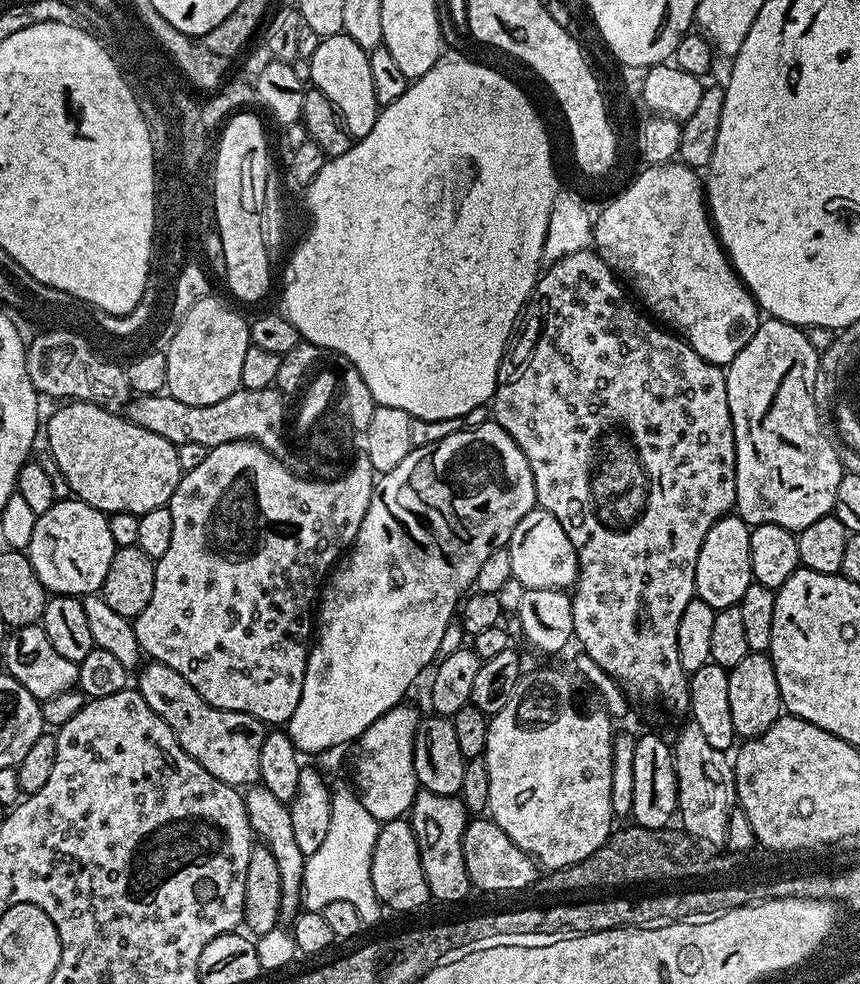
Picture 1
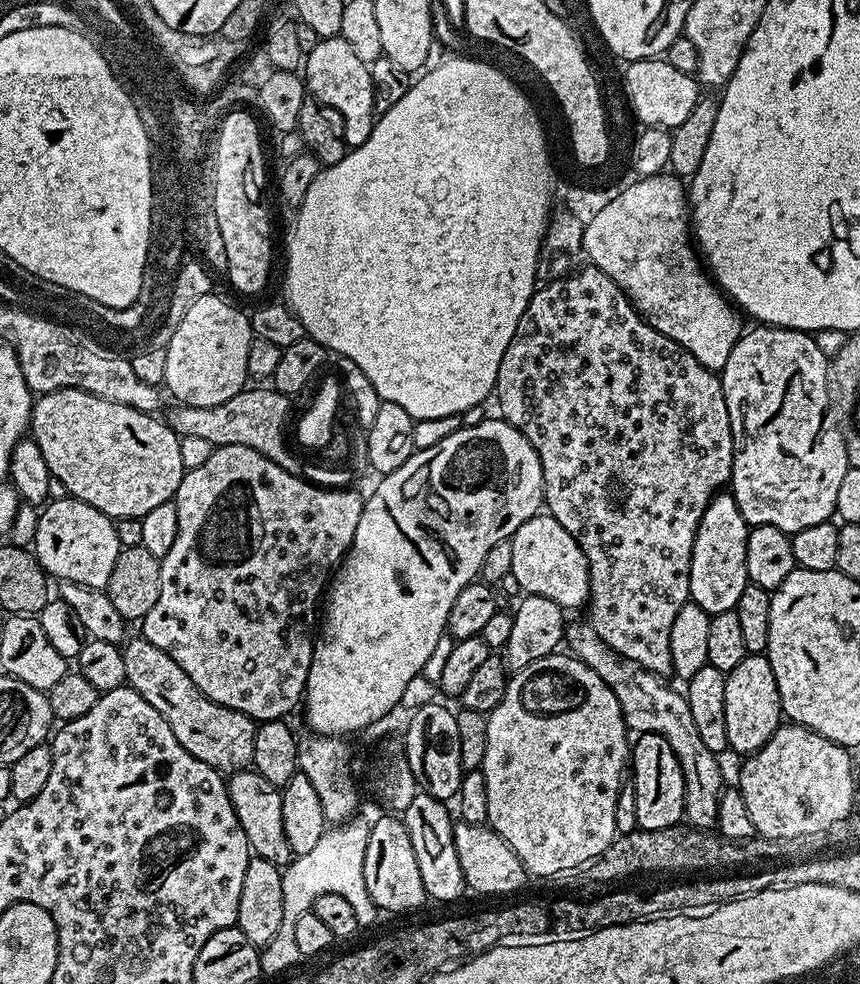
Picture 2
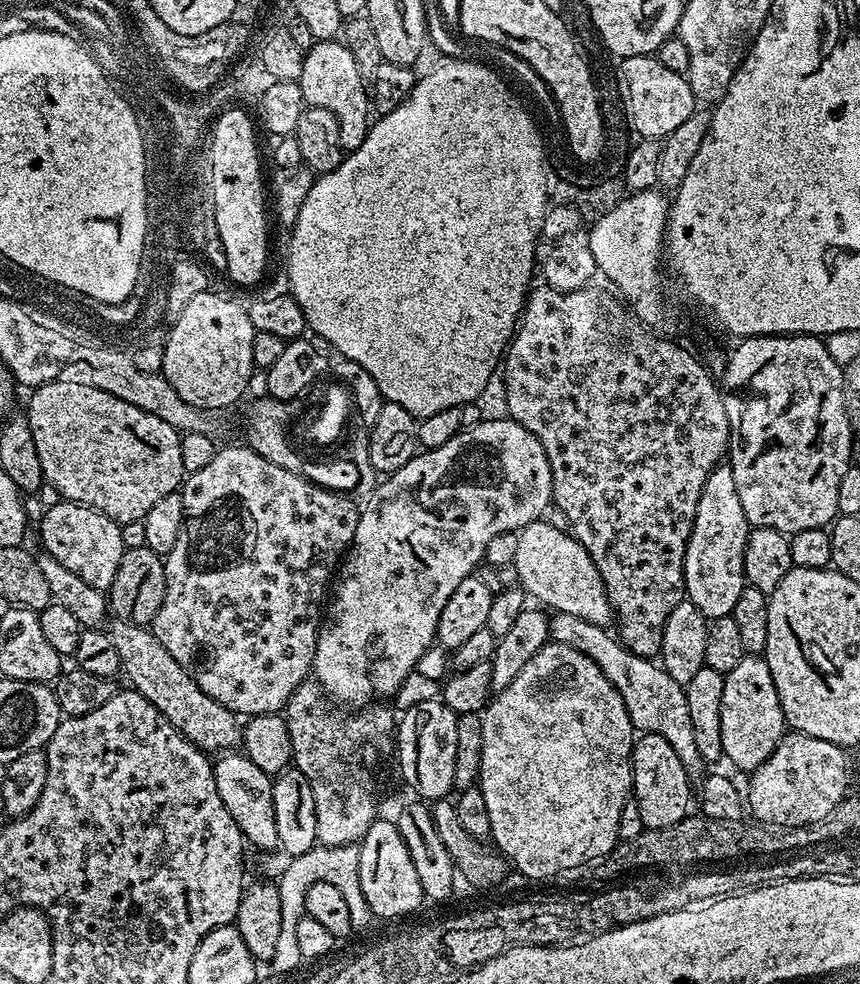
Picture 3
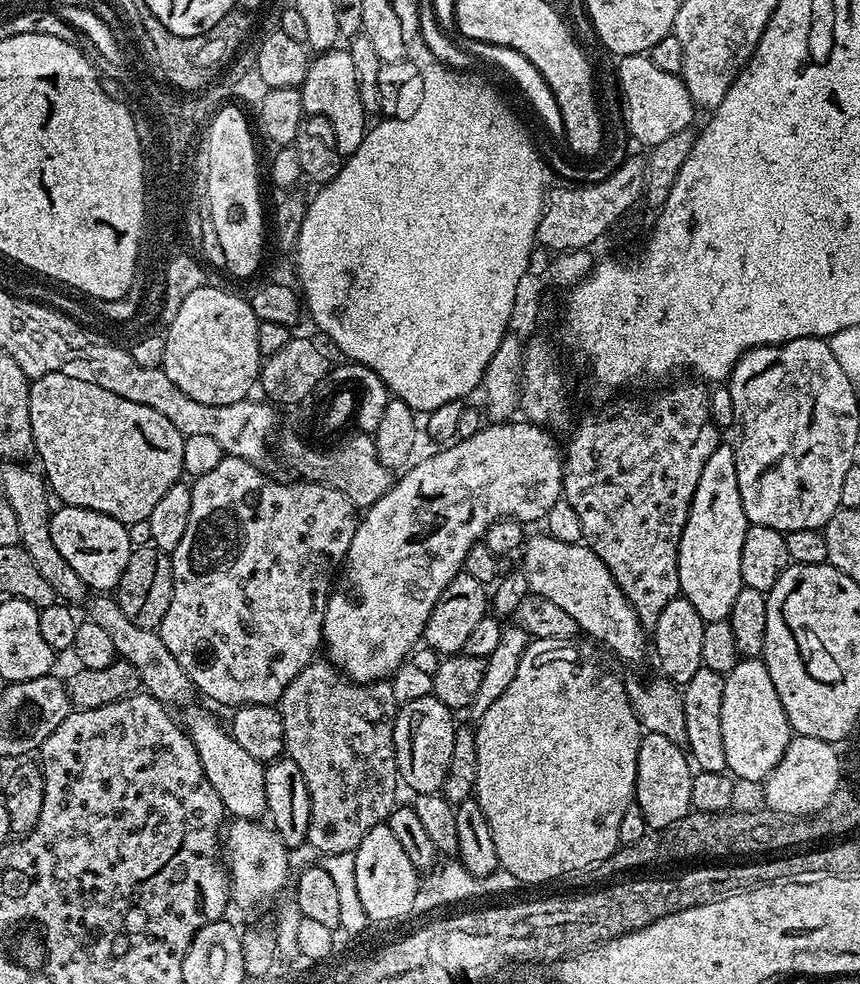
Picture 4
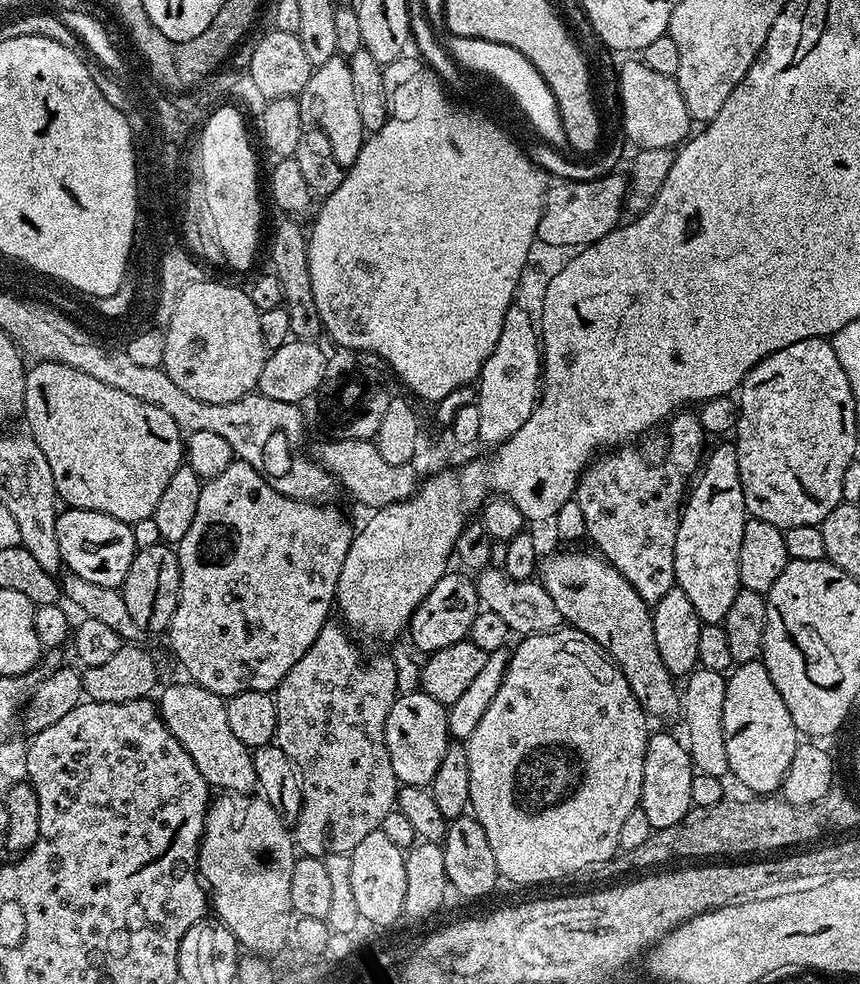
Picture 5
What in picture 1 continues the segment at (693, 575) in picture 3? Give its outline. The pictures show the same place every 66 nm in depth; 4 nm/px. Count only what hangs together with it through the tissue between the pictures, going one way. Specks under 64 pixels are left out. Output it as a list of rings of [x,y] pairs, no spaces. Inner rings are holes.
[[[735,514],[724,516],[710,526],[706,538],[702,542],[702,550],[698,550],[698,566],[696,567],[696,596],[711,608],[737,607],[746,594],[746,586],[754,583],[750,566],[750,526]]]

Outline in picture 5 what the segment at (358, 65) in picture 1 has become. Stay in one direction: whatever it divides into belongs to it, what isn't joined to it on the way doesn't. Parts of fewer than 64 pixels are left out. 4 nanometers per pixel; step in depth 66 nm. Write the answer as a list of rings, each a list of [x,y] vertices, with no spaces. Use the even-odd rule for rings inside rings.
[[[337,54],[330,62],[315,65],[310,74],[310,82],[300,92],[300,113],[305,125],[322,130],[330,141],[335,160],[348,169],[362,150],[366,133],[362,126],[354,99],[354,81],[350,74],[350,66],[345,57]]]

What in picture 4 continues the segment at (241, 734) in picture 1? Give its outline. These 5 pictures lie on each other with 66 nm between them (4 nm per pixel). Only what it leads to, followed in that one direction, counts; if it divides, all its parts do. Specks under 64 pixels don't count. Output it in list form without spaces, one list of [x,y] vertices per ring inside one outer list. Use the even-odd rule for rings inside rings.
[[[112,594],[93,595],[87,601],[87,608],[87,619],[98,622],[98,626],[102,626],[102,630],[109,632],[110,639],[116,647],[117,657],[130,662],[130,666],[134,666],[134,670],[138,670],[143,691],[165,706],[184,704],[191,696],[194,696],[192,679],[188,677],[186,670],[182,670],[182,666],[178,666],[178,658],[174,658],[174,654],[170,654],[170,650],[166,650],[166,642],[162,642],[159,631],[134,626],[134,622],[130,622],[130,618],[126,618],[126,614],[122,614],[116,597]]]

